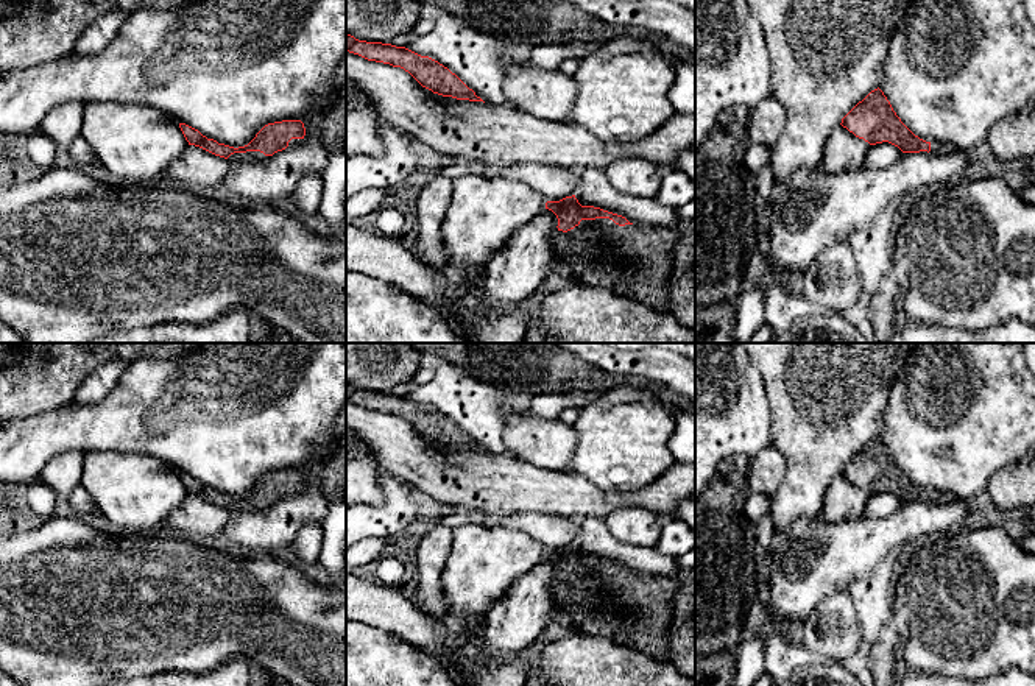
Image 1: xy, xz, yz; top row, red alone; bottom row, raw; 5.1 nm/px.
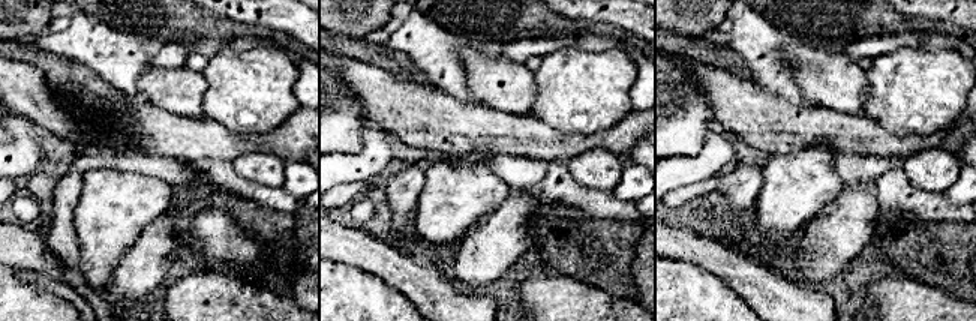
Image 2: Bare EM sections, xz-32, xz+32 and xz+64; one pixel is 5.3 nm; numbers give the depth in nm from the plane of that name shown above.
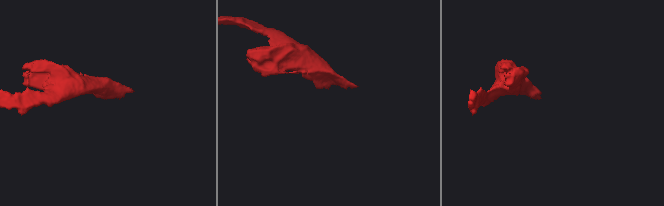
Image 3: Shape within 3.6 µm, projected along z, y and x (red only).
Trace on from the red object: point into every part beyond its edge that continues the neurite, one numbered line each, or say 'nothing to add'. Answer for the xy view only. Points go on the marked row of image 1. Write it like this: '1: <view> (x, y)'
1: xy (250, 155)

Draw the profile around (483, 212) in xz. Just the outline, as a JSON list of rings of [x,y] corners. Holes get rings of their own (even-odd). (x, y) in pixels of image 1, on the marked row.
[[[466,175],[454,179],[452,198],[441,223],[449,273],[465,290],[477,290],[477,278],[485,274],[503,243],[535,218],[547,201],[530,186],[508,178]]]

